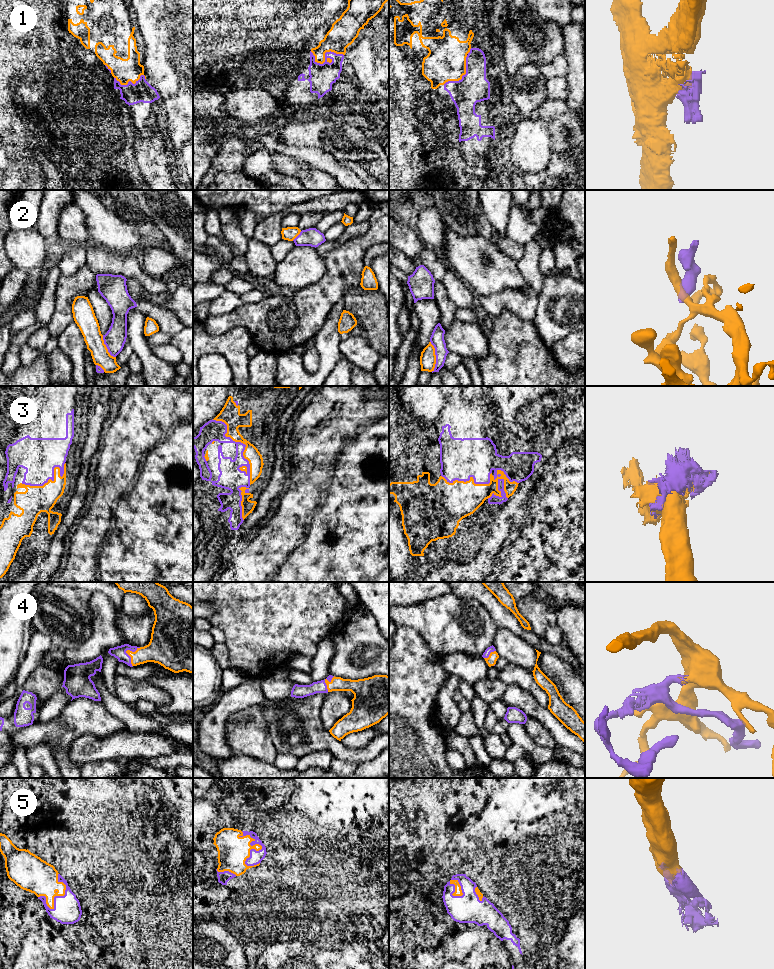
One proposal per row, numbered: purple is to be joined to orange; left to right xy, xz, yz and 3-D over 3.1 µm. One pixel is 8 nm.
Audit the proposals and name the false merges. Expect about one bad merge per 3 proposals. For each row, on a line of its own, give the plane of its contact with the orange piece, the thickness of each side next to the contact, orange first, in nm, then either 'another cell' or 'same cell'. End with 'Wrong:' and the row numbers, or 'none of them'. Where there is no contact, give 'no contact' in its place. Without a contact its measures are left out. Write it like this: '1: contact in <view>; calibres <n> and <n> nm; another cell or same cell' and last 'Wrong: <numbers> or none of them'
1: contact in xz; calibres 200 and 200 nm; another cell
2: contact in yz; calibres 130 and 110 nm; another cell
3: contact in yz; calibres 200 and 70 nm; same cell
4: contact in xy; calibres 190 and 110 nm; same cell
5: contact in xz; calibres 240 and 100 nm; same cell
Wrong: 1, 2

